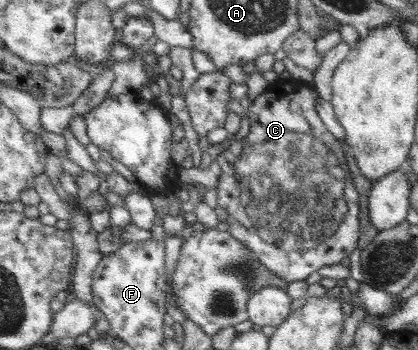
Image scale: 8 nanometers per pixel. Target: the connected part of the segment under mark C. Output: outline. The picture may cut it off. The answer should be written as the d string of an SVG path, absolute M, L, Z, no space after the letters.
M289 78L268 84L266 91L256 97L246 111L250 121L247 137L214 157L221 168L217 203L228 213L227 231L287 283L305 280L323 266L346 262L352 252L358 252L359 194L344 164L342 145L316 112L318 99L313 83L302 84Z

